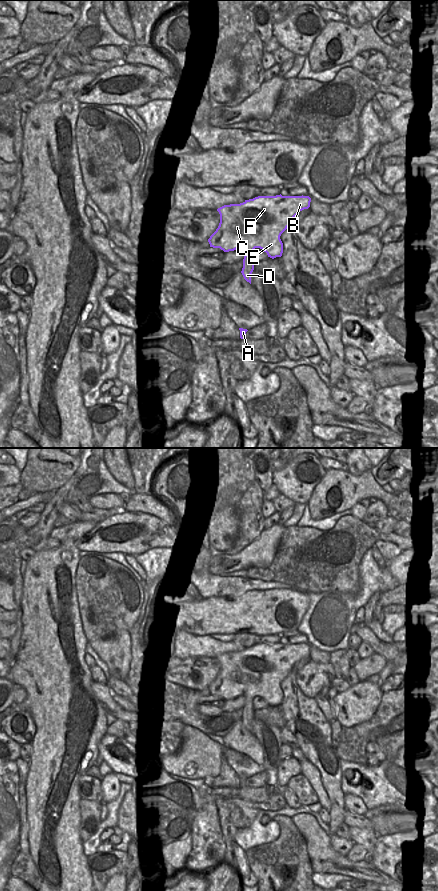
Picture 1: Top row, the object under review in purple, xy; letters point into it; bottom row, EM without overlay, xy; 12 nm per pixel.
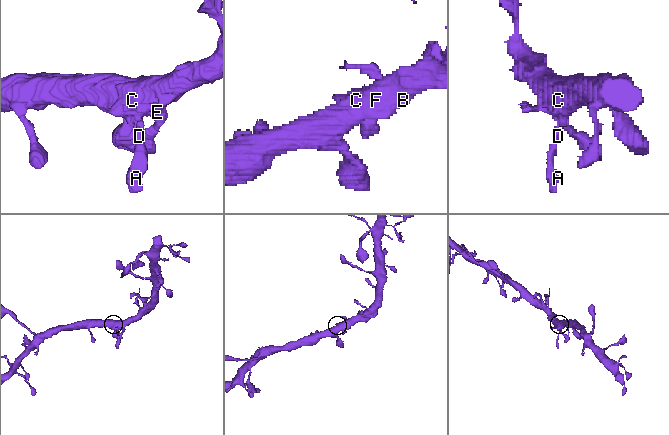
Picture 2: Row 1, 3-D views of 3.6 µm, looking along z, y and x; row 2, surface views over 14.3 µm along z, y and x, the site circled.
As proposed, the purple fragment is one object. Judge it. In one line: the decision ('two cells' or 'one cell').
one cell

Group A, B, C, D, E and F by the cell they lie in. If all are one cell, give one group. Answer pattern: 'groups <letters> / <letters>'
groups A B C D E F

